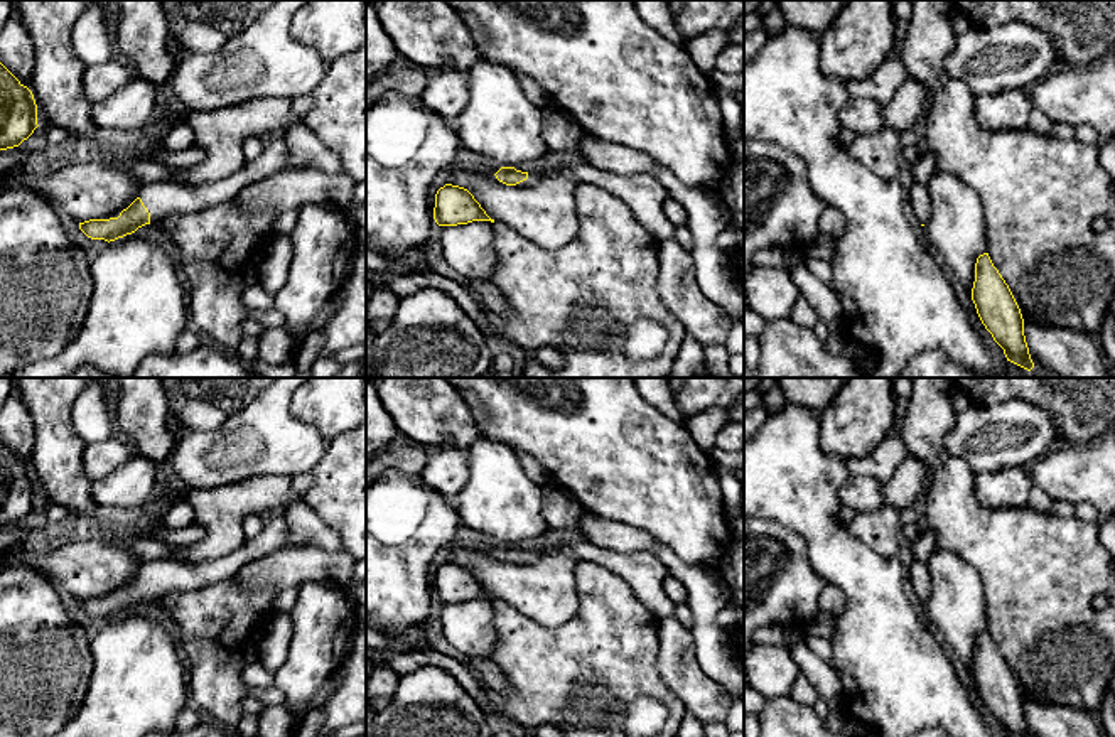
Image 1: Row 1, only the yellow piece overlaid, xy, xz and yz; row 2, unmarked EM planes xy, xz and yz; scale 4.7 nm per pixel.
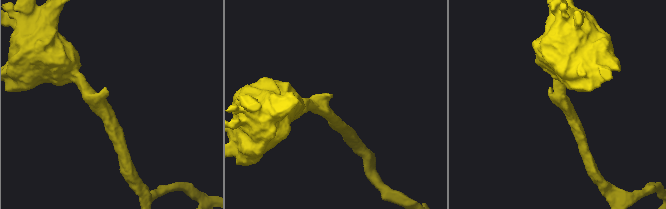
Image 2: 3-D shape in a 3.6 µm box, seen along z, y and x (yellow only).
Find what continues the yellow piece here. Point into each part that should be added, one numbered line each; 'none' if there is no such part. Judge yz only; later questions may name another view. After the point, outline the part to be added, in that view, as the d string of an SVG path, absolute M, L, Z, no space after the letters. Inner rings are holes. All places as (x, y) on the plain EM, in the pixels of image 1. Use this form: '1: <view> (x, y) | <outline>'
none

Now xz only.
1: xz (533, 555) | M528 550L528 557L516 562L516 565L530 565L536 562L545 551L543 550Z

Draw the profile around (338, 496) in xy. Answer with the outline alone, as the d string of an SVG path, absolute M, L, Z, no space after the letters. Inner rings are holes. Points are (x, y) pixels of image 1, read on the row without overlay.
M366 417L337 435L317 465L304 503L341 536L354 560L366 558Z

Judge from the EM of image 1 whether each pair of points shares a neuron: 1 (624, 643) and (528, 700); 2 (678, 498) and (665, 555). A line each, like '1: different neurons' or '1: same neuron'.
1: same neuron
2: different neurons

